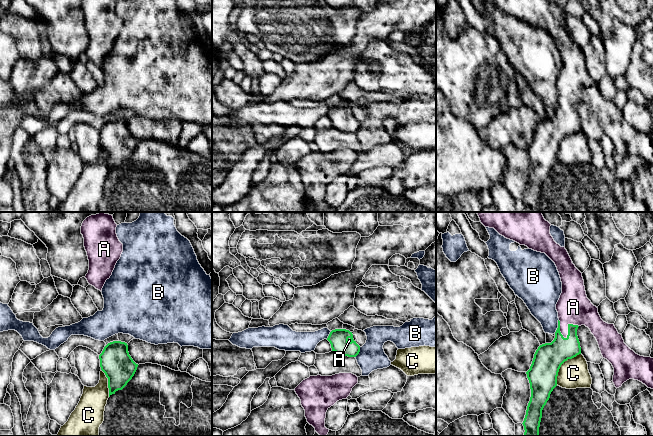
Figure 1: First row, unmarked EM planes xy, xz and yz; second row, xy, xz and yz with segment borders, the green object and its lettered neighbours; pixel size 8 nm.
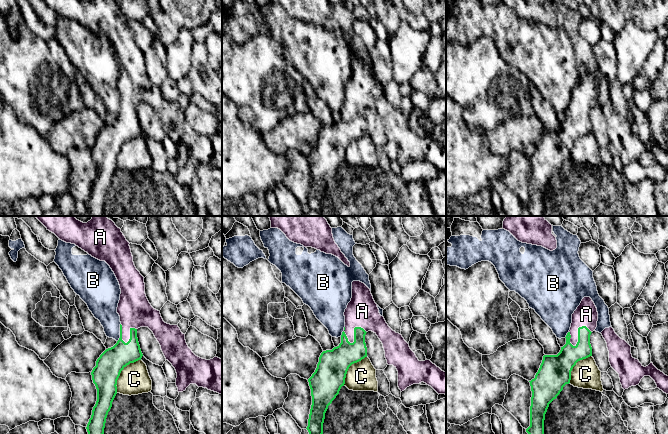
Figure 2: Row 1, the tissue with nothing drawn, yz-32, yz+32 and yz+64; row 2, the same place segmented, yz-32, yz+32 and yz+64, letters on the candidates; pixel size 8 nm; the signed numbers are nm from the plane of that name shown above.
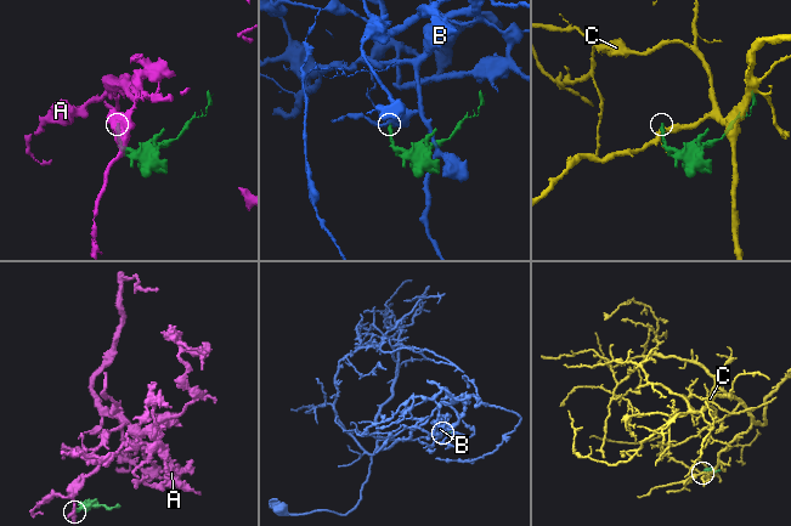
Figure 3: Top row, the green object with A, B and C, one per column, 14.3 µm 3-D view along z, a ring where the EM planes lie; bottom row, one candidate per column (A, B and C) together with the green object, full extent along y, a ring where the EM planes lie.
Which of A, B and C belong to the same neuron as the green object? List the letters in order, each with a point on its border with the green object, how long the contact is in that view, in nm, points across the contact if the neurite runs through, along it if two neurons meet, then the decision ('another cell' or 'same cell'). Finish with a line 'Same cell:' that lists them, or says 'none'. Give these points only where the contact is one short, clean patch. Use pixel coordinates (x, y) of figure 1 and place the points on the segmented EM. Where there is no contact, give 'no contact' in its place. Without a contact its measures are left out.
A: meets green in yz at (567, 335); contact 180 nm long; runs through yz (548, 358), (566, 340), (567, 335), (567, 325), (573, 307); same cell
B: meets green in yz at (558, 326); contact 120 nm long; another cell
C: meets green in yz at (561, 364); contact 320 nm long; another cell
Same cell: A

